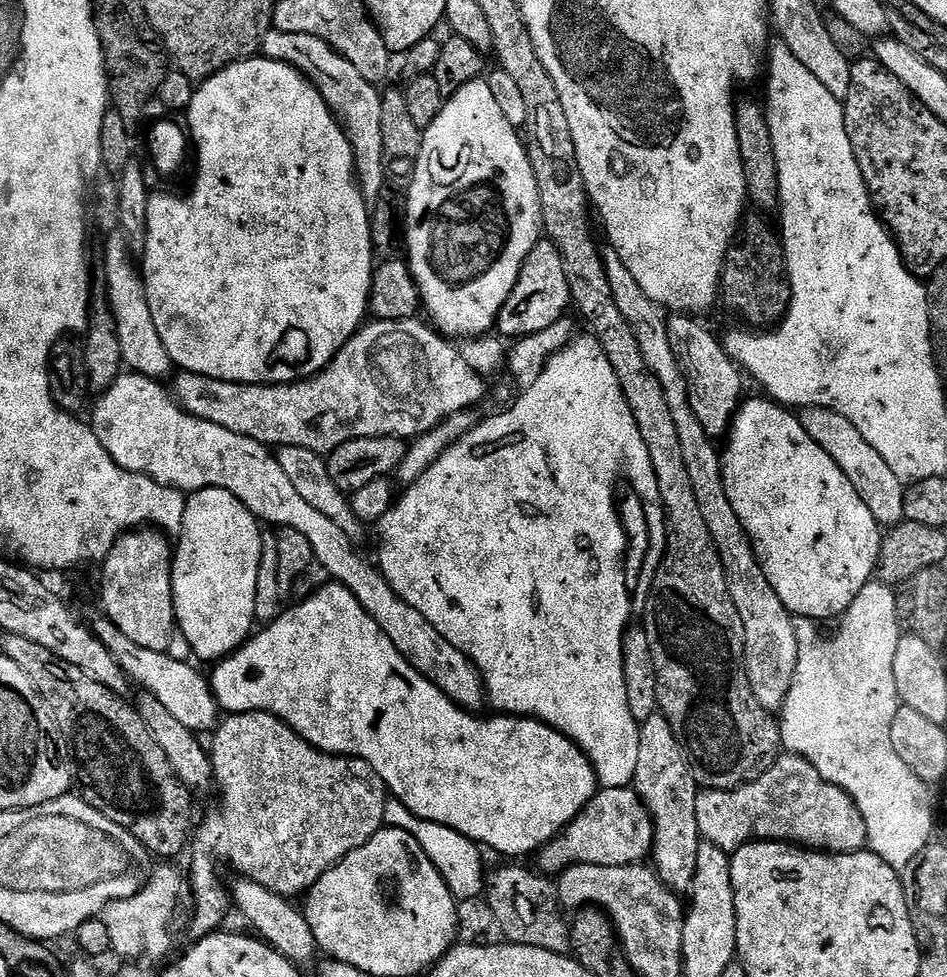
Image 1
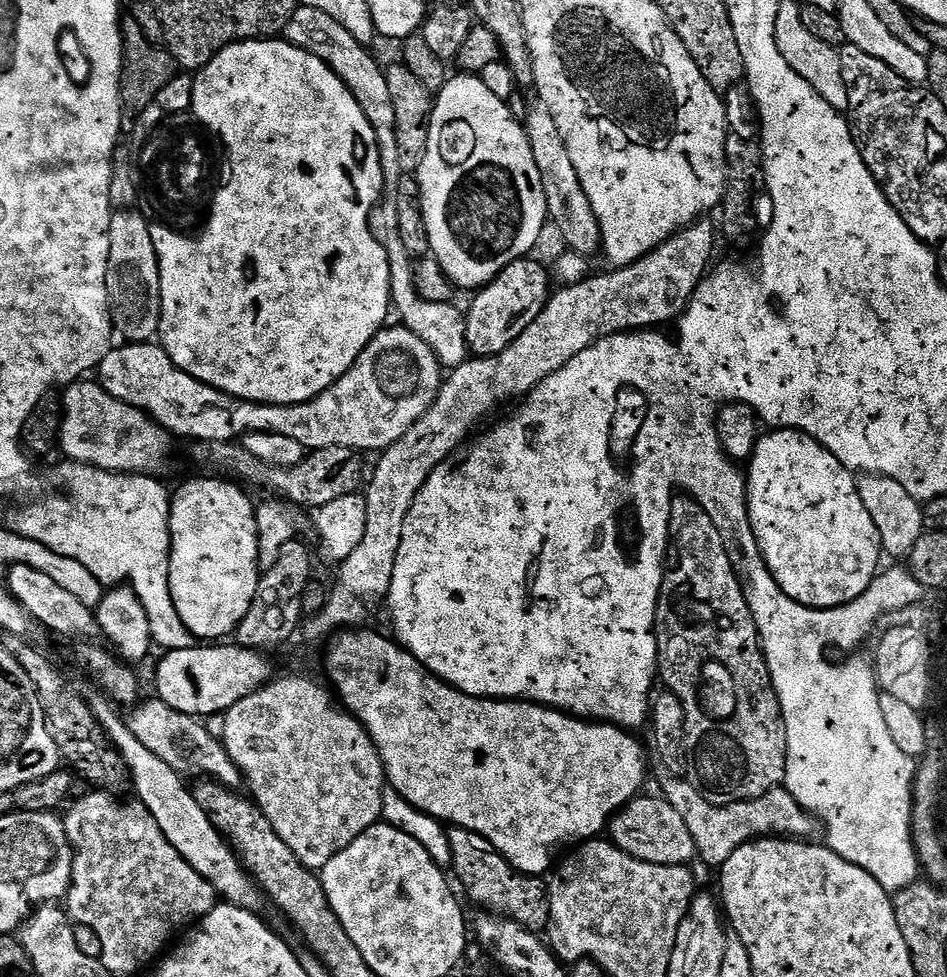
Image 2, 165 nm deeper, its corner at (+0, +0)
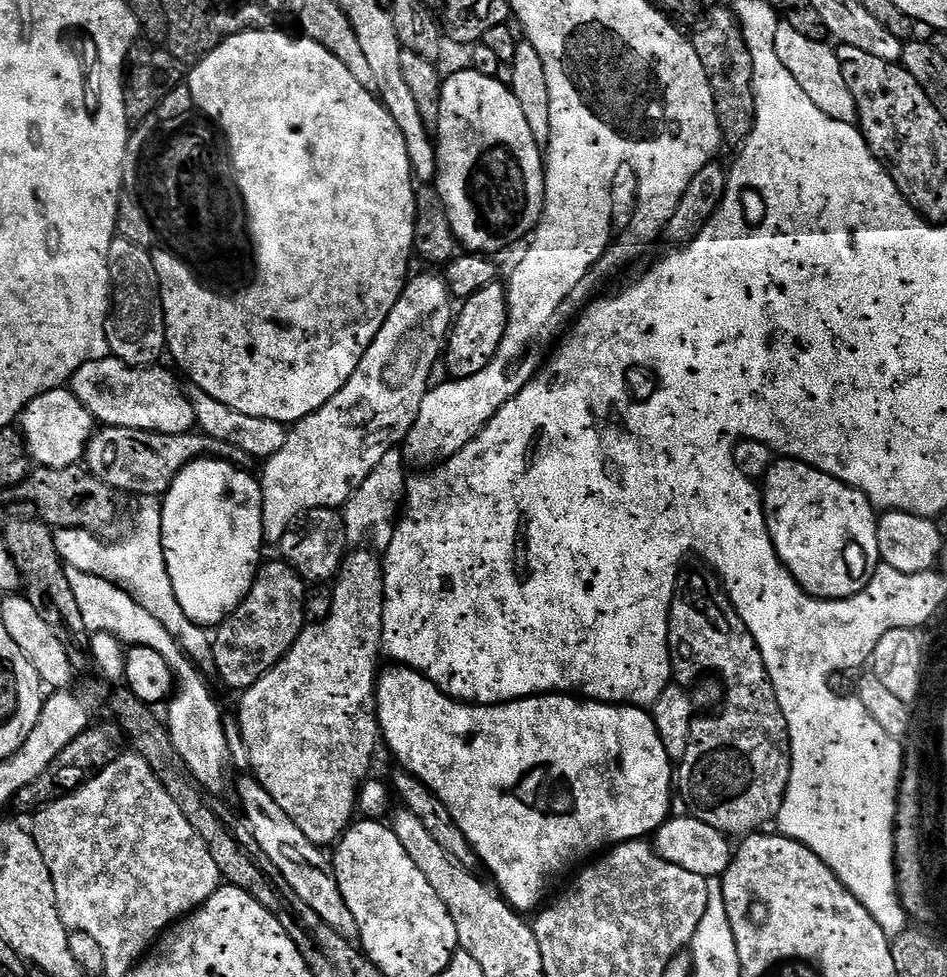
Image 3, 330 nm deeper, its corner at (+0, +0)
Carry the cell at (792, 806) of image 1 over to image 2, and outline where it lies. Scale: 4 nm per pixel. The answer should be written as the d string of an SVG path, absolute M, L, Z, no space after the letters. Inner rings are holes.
M651 755L648 760L650 774L656 778L661 797L670 802L682 817L682 822L689 827L694 838L697 859L713 868L719 868L730 858L734 850L746 843L761 838L811 839L818 832L818 822L811 813L805 811L784 787L775 788L752 800L738 803L714 805L697 790L689 779L676 776L675 769L666 765L658 755Z

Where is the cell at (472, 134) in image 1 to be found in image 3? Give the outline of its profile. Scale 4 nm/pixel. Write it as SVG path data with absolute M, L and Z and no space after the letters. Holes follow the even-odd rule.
M471 70L463 71L454 73L449 80L447 77L440 89L440 121L434 129L434 143L436 145L436 157L438 158L434 187L446 206L450 226L454 230L456 239L460 242L461 249L481 254L497 254L496 252L502 251L503 248L518 243L520 239L523 241L540 222L540 212L544 209L544 156L542 155L542 145L534 138L534 134L530 134L530 125L526 123L526 117L522 114L522 106L519 105L518 98L514 98L511 87L505 81L503 84L503 79L478 74Z

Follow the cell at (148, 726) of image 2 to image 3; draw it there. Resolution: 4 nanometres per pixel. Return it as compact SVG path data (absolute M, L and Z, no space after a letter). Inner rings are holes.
M245 774L236 784L236 796L240 799L238 803L239 811L242 813L242 819L247 824L250 831L254 834L254 842L262 846L266 858L282 870L282 878L294 886L294 894L330 926L330 930L338 930L342 938L355 941L359 937L358 922L354 922L354 914L350 914L350 906L346 906L346 898L342 898L342 890L338 890L336 874L332 870L329 857L324 857L325 849L321 845L310 842L298 826L294 826L292 819L270 798L270 794L263 786L256 781L255 776Z

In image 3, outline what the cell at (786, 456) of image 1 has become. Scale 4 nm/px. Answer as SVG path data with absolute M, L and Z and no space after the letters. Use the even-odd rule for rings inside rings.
M777 459L762 481L762 503L764 517L768 523L768 533L774 542L774 550L778 554L778 558L788 567L788 572L800 583L801 588L812 596L817 596L820 600L845 600L850 598L861 592L870 582L870 578L875 574L876 569L881 567L882 561L878 550L878 526L876 525L877 509L872 507L871 502L857 488L851 488L842 482L838 482L838 478L834 478L831 471L814 464L803 464L801 460Z

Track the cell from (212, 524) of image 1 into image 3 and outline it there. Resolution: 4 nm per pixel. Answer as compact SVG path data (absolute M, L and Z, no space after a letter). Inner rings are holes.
M205 458L196 460L190 466L182 469L174 478L174 482L168 487L167 492L162 497L162 546L164 547L164 557L166 558L166 570L170 582L174 586L174 594L178 598L178 606L182 606L182 611L190 622L201 626L219 626L233 610L239 606L246 598L250 586L256 580L257 571L262 563L260 551L266 548L264 531L262 530L262 490L259 479L247 468L240 468L237 464L232 464L228 460L214 460Z

